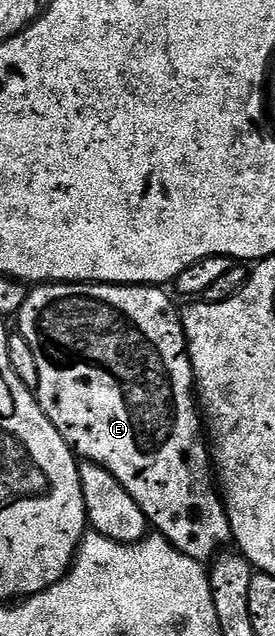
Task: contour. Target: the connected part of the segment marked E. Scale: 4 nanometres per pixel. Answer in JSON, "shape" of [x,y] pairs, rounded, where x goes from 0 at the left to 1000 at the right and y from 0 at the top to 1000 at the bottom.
{"shape":[[[185,447],[127,448],[91,464],[87,480],[65,492],[73,516],[65,525],[95,531],[109,550],[138,575],[138,601],[127,607],[131,631],[153,638],[167,657],[225,682],[225,689],[295,725],[320,725],[364,734],[393,736],[455,766],[458,775],[502,792],[527,810],[535,822],[578,841],[596,843],[662,871],[731,884],[775,879],[804,865],[833,860],[844,835],[829,819],[829,807],[815,803],[815,788],[789,763],[778,759],[778,736],[764,728],[764,704],[735,678],[735,654],[720,646],[720,629],[705,621],[698,577],[684,561],[684,533],[669,528],[669,514],[655,505],[658,486],[625,480],[629,467],[607,465],[582,450],[516,447]]]}

